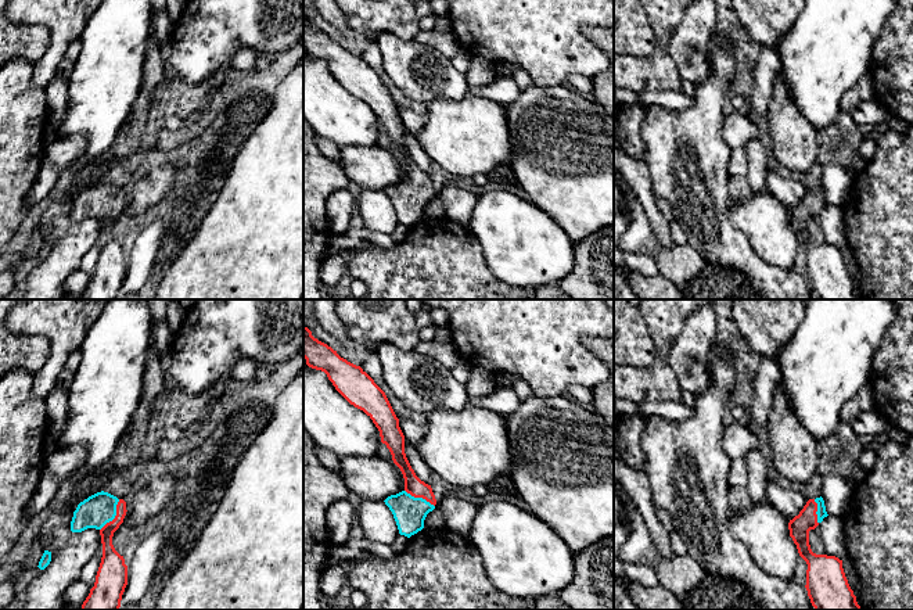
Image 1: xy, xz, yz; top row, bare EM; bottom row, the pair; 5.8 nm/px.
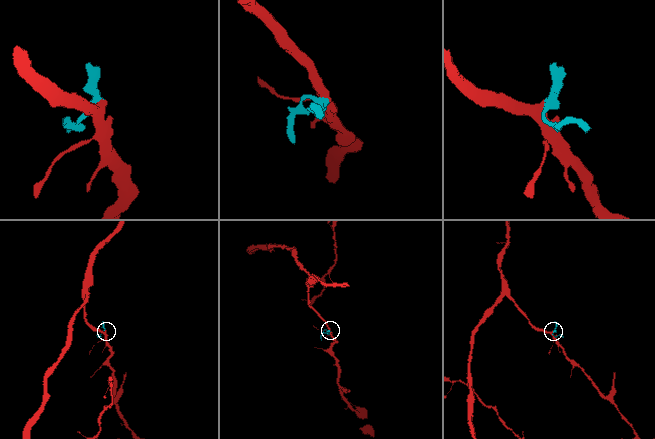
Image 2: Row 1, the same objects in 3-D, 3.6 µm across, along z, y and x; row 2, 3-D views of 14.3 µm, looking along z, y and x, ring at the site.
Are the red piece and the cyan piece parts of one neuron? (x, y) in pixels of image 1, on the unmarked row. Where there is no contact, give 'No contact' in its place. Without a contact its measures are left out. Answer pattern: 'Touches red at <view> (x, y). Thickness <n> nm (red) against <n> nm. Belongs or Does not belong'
Touches red at xy (115, 205). Thickness 110 nm (red) against 190 nm. Belongs

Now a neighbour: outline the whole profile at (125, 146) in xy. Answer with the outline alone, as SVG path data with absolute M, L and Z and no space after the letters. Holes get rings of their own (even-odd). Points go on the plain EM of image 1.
M152 39L145 53L144 82L134 98L126 122L116 133L114 143L105 154L86 165L75 176L72 189L64 197L69 197L73 202L80 191L101 182L114 165L126 164L134 158L147 126L152 98L162 90L163 72L161 46Z

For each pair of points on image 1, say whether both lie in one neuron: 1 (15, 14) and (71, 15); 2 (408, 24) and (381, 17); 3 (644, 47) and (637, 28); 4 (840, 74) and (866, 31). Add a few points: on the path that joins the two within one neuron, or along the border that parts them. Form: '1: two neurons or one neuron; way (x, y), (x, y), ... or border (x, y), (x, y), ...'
1: one neuron; way (29, 14), (57, 14)
2: one neuron; way (401, 20), (398, 17), (388, 17)
3: one neuron; way (642, 43), (637, 39), (637, 32)
4: one neuron; way (840, 63), (840, 57), (855, 42)

